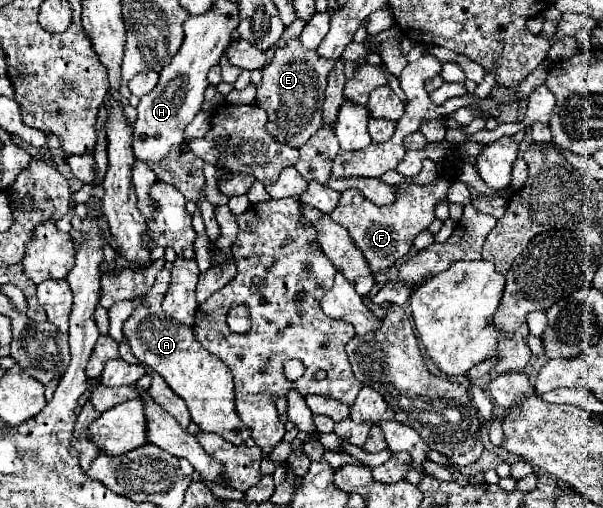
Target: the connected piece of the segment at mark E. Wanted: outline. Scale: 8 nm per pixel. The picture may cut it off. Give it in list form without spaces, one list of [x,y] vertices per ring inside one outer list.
[[[298,39],[278,49],[272,61],[262,69],[262,83],[256,89],[256,105],[268,113],[266,129],[282,145],[300,147],[322,127],[322,101],[326,77],[334,61],[322,61],[316,51],[304,49]]]

